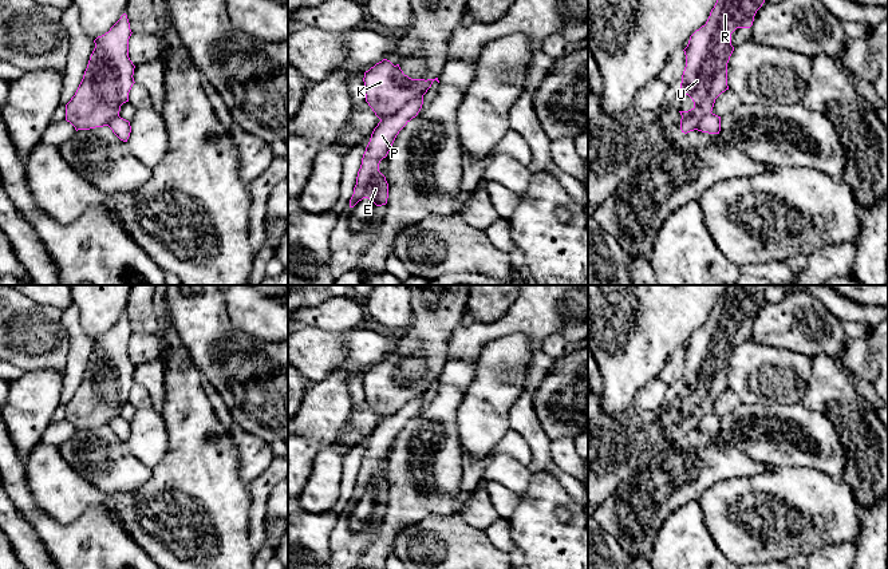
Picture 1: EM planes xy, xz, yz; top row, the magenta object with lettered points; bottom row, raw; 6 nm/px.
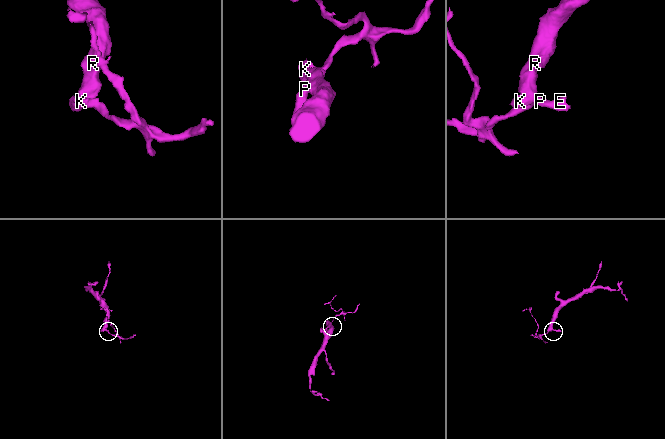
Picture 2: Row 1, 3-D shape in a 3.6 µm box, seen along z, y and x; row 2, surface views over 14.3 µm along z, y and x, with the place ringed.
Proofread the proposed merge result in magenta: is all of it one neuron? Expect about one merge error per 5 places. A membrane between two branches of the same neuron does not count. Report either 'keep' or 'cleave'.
cleave

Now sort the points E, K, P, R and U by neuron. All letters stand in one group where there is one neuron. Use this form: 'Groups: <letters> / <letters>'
Groups: E P / K R U

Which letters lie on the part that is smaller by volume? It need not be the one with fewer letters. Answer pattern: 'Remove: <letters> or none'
Remove: E, P

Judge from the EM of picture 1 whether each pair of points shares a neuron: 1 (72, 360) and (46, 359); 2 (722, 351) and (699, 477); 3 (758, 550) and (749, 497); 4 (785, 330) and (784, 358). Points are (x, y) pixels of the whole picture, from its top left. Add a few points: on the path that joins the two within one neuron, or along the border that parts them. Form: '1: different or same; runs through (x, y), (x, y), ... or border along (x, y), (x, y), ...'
1: different; border along (66, 328), (68, 355), (63, 374)
2: different; border along (695, 429), (669, 447)
3: same; runs through (757, 537), (757, 524), (749, 516), (749, 510)
4: different; border along (753, 340), (760, 344), (786, 347), (809, 358)

